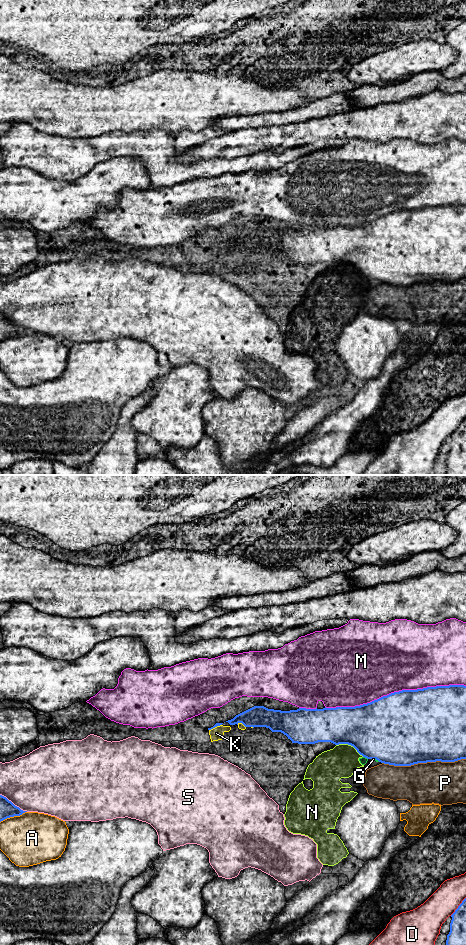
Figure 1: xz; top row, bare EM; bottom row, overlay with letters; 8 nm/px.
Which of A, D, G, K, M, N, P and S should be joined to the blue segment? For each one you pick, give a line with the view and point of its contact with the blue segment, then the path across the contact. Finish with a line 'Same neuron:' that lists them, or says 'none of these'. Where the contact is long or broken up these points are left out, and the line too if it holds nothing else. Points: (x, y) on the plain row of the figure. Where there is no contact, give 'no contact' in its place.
Same neuron: none of these

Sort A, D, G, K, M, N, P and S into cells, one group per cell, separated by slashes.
A / D / G N S / K / M / P

